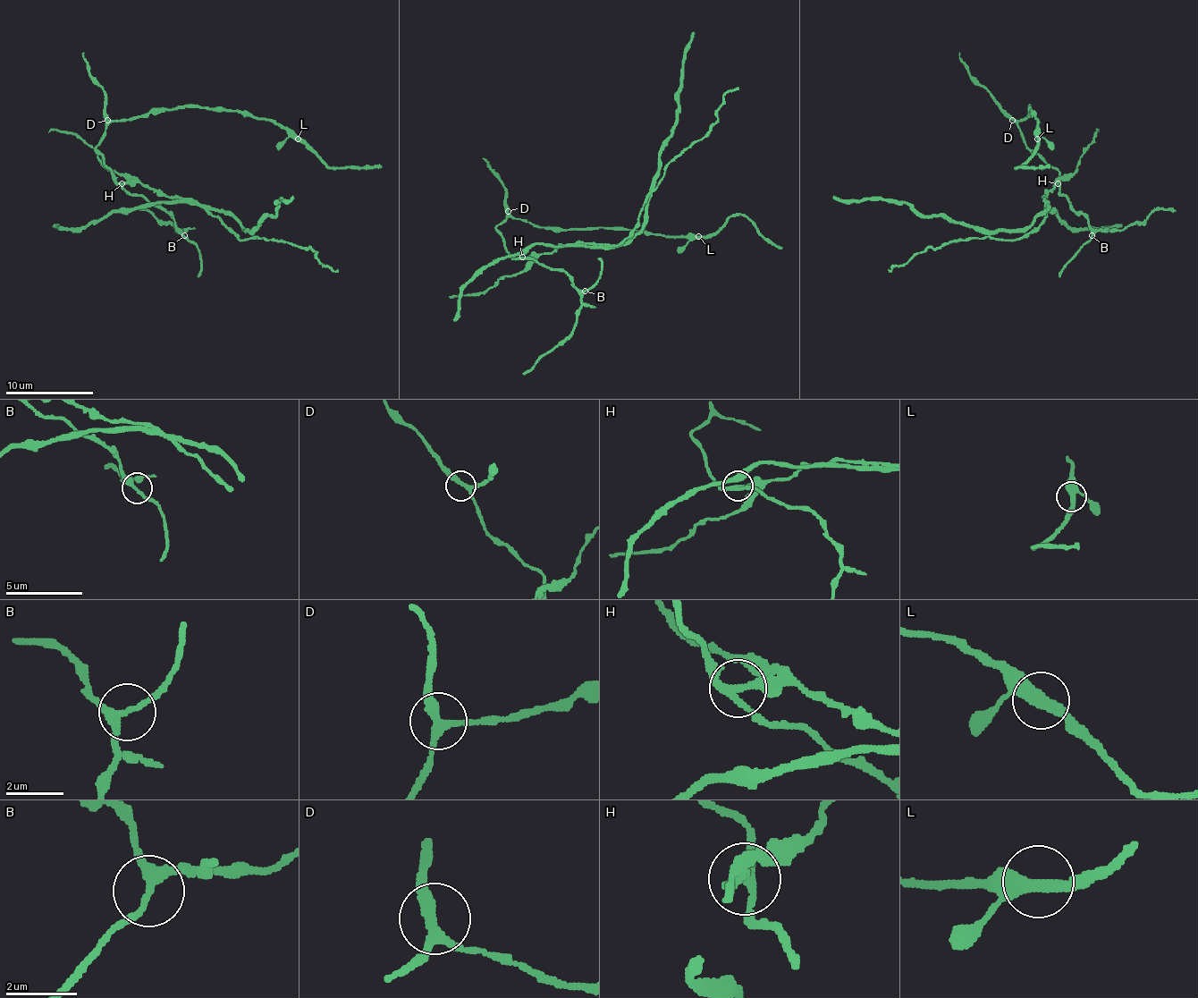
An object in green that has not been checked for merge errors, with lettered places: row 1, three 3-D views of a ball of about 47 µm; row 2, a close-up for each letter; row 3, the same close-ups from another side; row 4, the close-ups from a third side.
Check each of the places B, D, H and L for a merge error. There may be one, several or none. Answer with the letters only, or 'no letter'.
H

